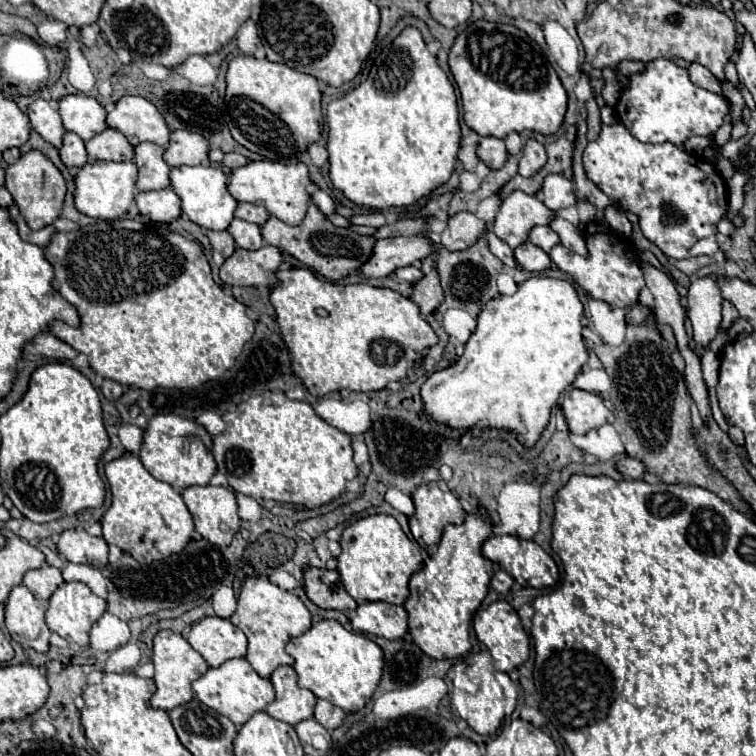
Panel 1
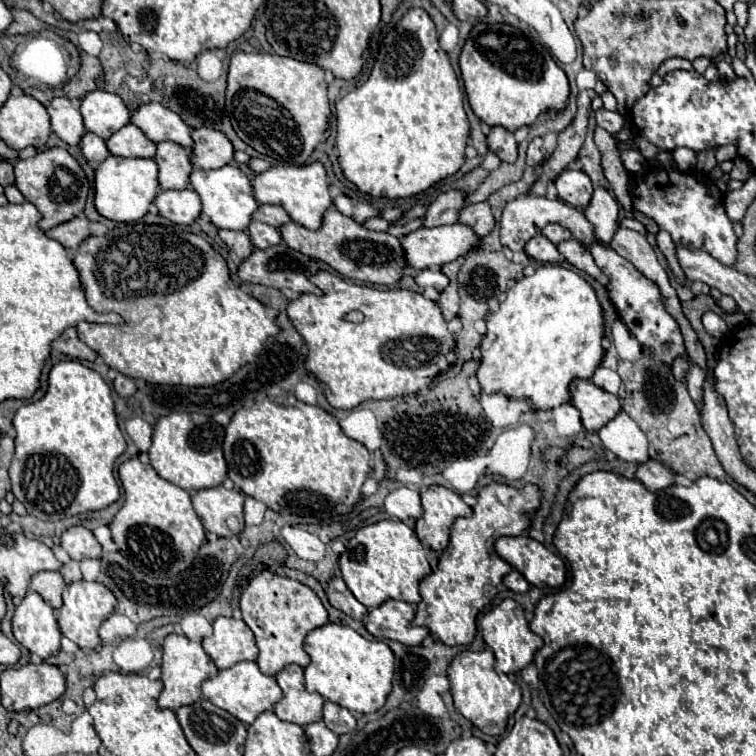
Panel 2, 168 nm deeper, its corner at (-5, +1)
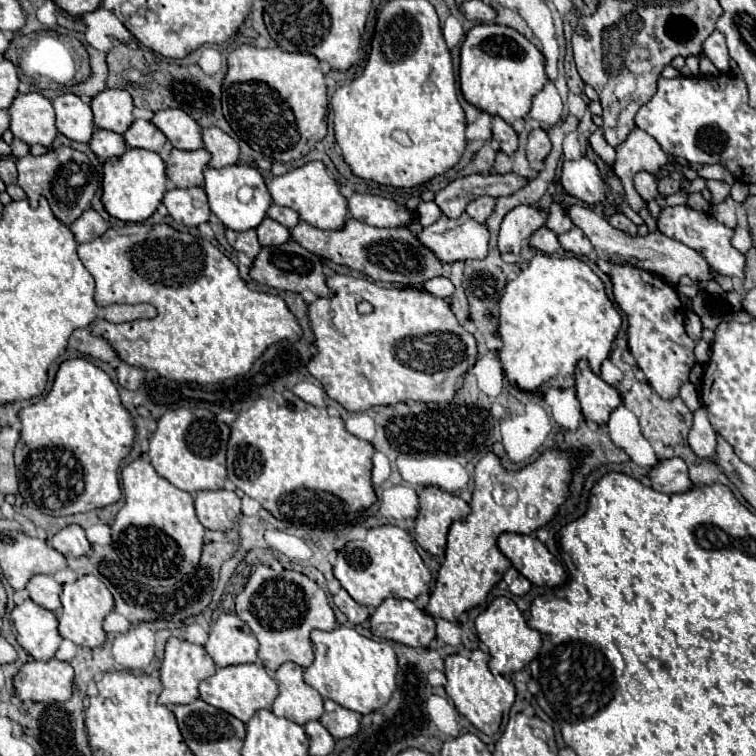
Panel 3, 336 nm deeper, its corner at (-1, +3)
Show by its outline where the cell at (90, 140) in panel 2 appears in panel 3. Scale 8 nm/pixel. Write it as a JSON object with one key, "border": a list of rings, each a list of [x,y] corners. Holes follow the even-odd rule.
{"border":[[[95,130],[93,138],[89,140],[89,148],[93,150],[93,154],[101,162],[127,152],[127,146],[125,146],[121,134],[115,134],[115,132],[109,132],[109,130]]]}

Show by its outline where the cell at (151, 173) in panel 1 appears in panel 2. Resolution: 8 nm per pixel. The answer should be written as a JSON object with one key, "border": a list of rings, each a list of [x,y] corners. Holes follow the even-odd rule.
{"border":[[[159,142],[155,162],[159,166],[159,184],[163,190],[185,190],[193,172],[191,150],[175,142]]]}

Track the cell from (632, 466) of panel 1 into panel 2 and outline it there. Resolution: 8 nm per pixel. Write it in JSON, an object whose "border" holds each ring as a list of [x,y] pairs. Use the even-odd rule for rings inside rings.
{"border":[[[649,460],[649,462],[645,462],[645,464],[639,464],[639,468],[637,468],[637,478],[639,478],[651,492],[657,492],[657,490],[663,490],[663,488],[673,486],[675,472],[673,472],[667,464],[663,464],[663,462]]]}

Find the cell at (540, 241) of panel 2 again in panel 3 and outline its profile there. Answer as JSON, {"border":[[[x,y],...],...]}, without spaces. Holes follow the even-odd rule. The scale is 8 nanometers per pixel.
{"border":[[[539,228],[531,240],[529,240],[531,248],[539,250],[539,252],[545,252],[545,254],[555,254],[559,250],[559,242],[557,242],[557,236],[549,230],[549,228]]]}

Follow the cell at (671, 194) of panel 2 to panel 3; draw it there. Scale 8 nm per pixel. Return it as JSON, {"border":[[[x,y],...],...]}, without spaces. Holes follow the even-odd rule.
{"border":[[[667,206],[659,214],[659,232],[699,250],[717,274],[729,276],[729,278],[733,278],[733,276],[743,278],[745,256],[737,248],[733,248],[733,244],[731,244],[733,230],[729,226],[717,222],[711,214],[701,212],[701,210],[693,210],[689,206]]]}

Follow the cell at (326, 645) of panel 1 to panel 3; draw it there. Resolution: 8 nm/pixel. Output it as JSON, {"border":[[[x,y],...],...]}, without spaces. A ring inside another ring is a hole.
{"border":[[[337,626],[331,632],[313,630],[311,644],[315,662],[305,668],[305,682],[323,698],[329,698],[359,714],[375,712],[389,702],[395,692],[397,674],[397,656],[389,644],[365,638],[347,626]]]}

